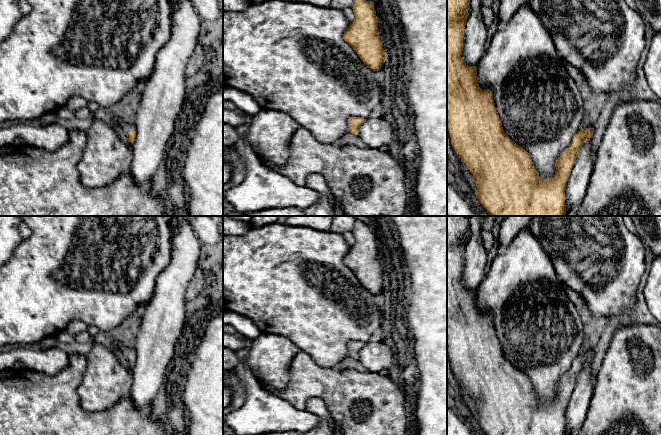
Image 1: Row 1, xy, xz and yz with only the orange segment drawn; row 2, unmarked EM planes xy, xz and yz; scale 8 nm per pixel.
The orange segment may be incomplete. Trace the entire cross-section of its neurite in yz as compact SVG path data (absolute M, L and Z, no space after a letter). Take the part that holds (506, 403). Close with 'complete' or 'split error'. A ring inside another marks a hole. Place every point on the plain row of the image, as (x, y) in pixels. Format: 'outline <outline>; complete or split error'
outline M447 216L447 353L452 371L473 398L477 411L475 419L487 435L566 435L567 405L581 371L592 361L596 349L592 347L588 352L578 355L573 360L569 371L557 383L555 399L550 403L541 402L533 389L530 378L504 356L491 315L482 314L479 311L477 290L468 290L462 284L463 261L469 240L467 236L469 228L469 216Z; split error

